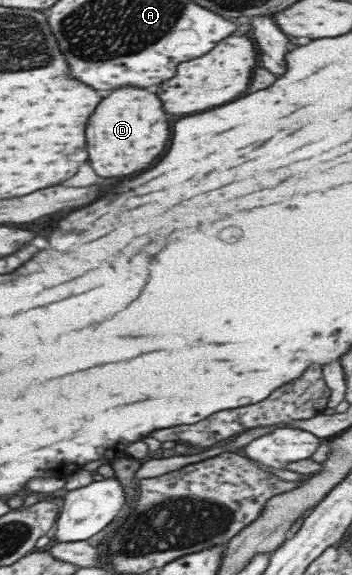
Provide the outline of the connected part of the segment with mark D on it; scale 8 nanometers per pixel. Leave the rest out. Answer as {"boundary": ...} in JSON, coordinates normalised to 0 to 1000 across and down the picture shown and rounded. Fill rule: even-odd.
{"boundary":[[[349,151],[304,162],[270,186],[264,200],[247,207],[241,259],[270,304],[349,308],[395,294],[412,294],[418,283],[440,280],[446,270],[457,270],[474,238],[480,224],[457,193],[457,176],[412,155]]]}

